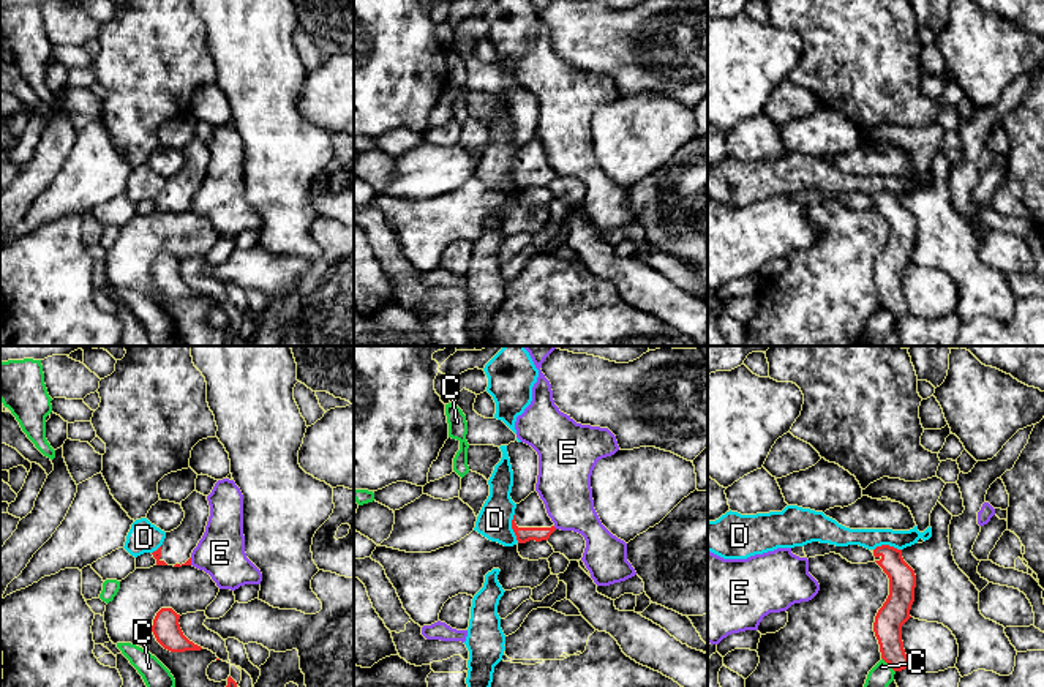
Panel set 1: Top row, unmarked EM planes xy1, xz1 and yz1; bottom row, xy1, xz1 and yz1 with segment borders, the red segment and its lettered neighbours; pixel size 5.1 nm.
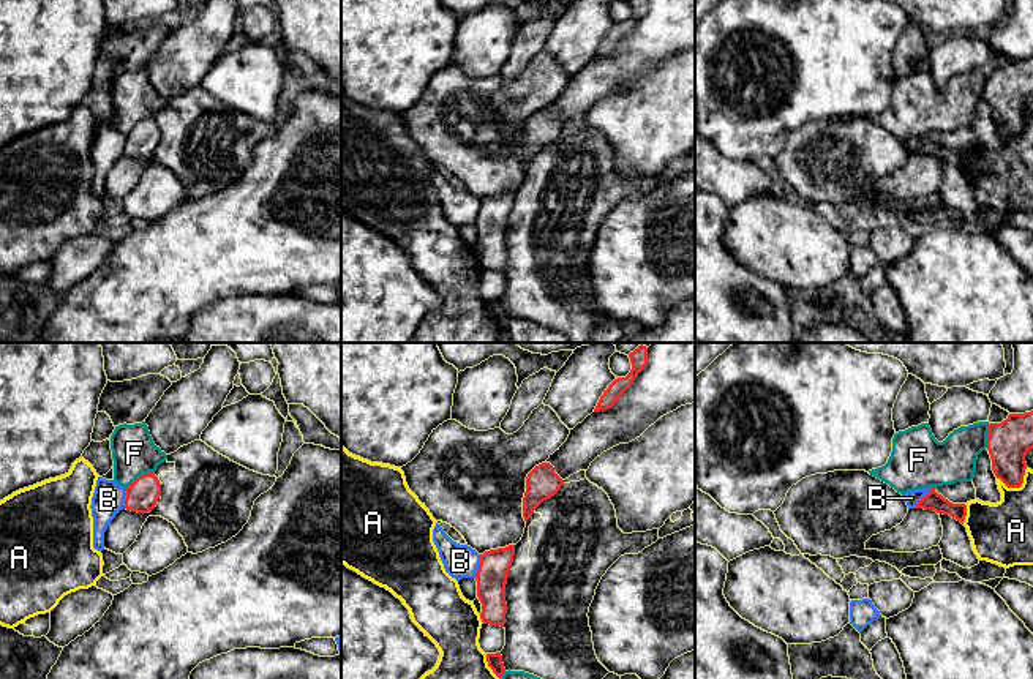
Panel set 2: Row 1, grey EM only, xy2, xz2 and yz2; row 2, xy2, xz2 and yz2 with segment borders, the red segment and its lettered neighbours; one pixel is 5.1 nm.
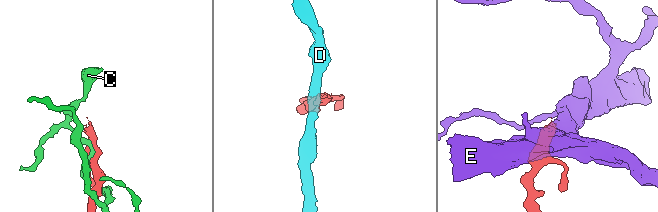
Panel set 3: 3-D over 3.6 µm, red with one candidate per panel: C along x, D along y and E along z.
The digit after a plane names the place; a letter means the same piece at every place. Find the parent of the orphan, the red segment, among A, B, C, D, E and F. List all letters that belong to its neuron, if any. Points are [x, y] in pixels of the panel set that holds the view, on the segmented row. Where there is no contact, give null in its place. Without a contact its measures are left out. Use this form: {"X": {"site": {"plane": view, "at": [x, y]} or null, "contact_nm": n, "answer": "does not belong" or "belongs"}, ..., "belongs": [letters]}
{"A": {"site": {"plane": "yz2", "at": [1017, 487]}, "contact_nm": 170, "answer": "does not belong"}, "B": {"site": {"plane": "xz2", "at": [479, 566]}, "contact_nm": 130, "answer": "does not belong"}, "C": {"site": {"plane": "yz1", "at": [890, 664]}, "contact_nm": 100, "answer": "does not belong"}, "D": {"site": {"plane": "xz1", "at": [512, 528]}, "contact_nm": 150, "answer": "does not belong"}, "E": {"site": {"plane": "xy1", "at": [190, 561]}, "contact_nm": 40, "answer": "does not belong"}, "F": {"site": {"plane": "xy2", "at": [141, 476]}, "contact_nm": 180, "answer": "does not belong"}, "belongs": []}

